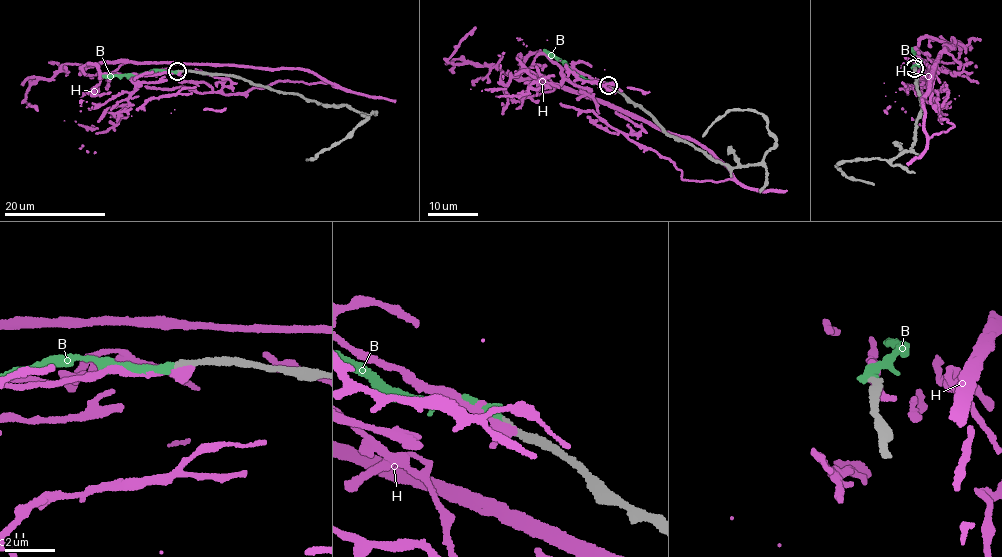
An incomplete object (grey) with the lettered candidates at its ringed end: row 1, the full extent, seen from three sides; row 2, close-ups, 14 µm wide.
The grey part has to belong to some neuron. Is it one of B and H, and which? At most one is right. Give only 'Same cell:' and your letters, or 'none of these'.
Same cell: B

